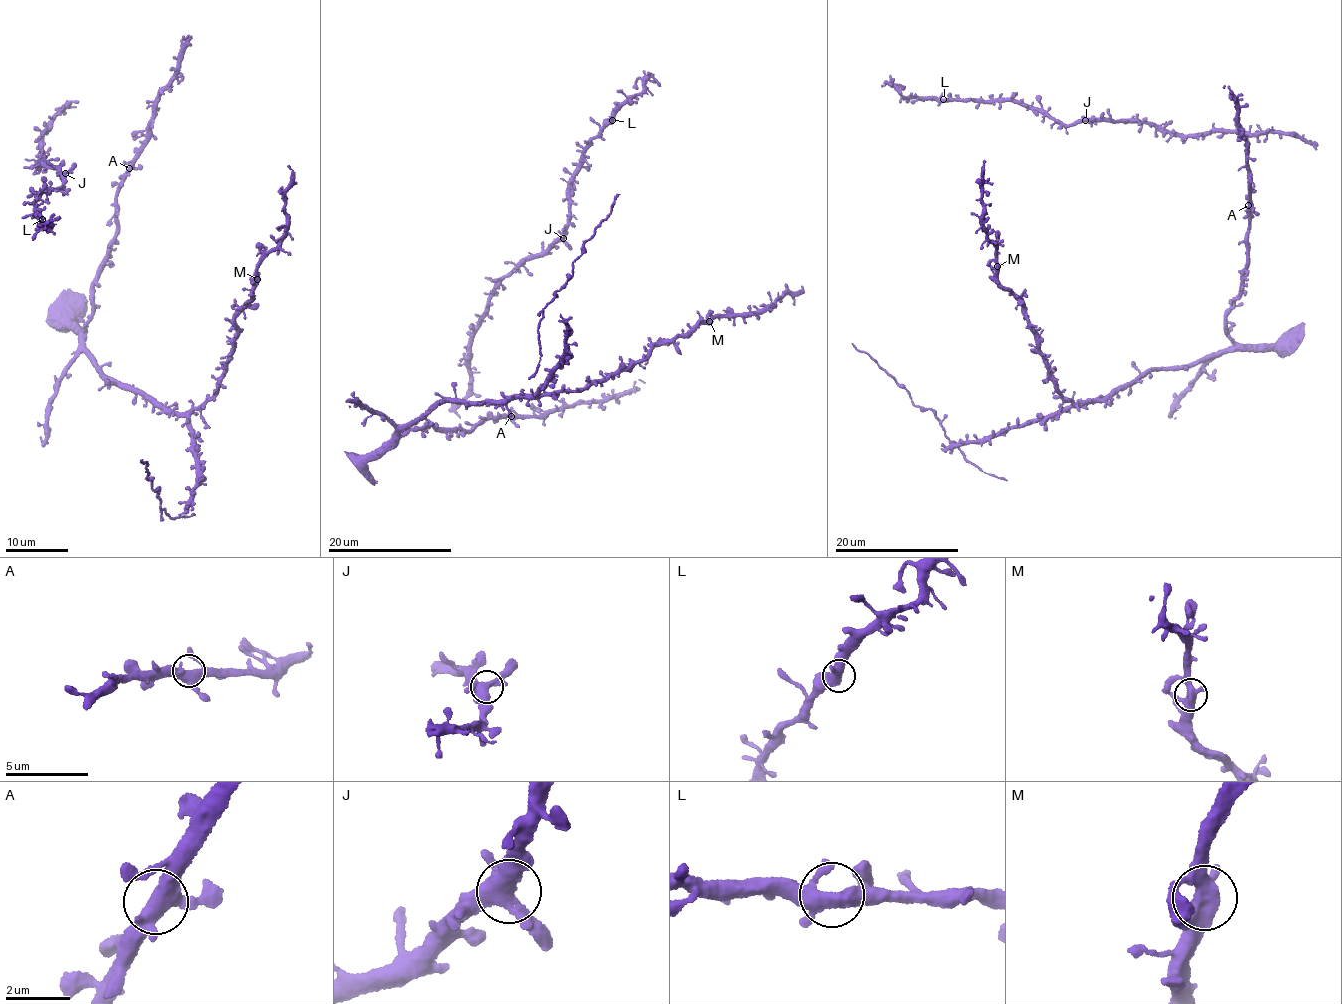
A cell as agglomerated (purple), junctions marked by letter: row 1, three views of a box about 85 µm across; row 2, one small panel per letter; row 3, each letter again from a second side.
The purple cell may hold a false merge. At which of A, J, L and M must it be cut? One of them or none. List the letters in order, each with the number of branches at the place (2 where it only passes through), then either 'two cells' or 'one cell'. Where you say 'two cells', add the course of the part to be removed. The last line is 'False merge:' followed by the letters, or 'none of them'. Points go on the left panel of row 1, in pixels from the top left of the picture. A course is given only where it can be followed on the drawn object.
A: 4 | one cell
J: 4 | one cell
L: 4 | one cell
M: 4 | one cell
False merge: none of them

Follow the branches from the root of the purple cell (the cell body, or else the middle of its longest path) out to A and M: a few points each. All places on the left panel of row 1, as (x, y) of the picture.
A: (109, 243), (116, 233), (117, 187), (129, 168)
M: (109, 243), (85, 347), (108, 379), (175, 412), (188, 414), (214, 394), (235, 312), (257, 278)

